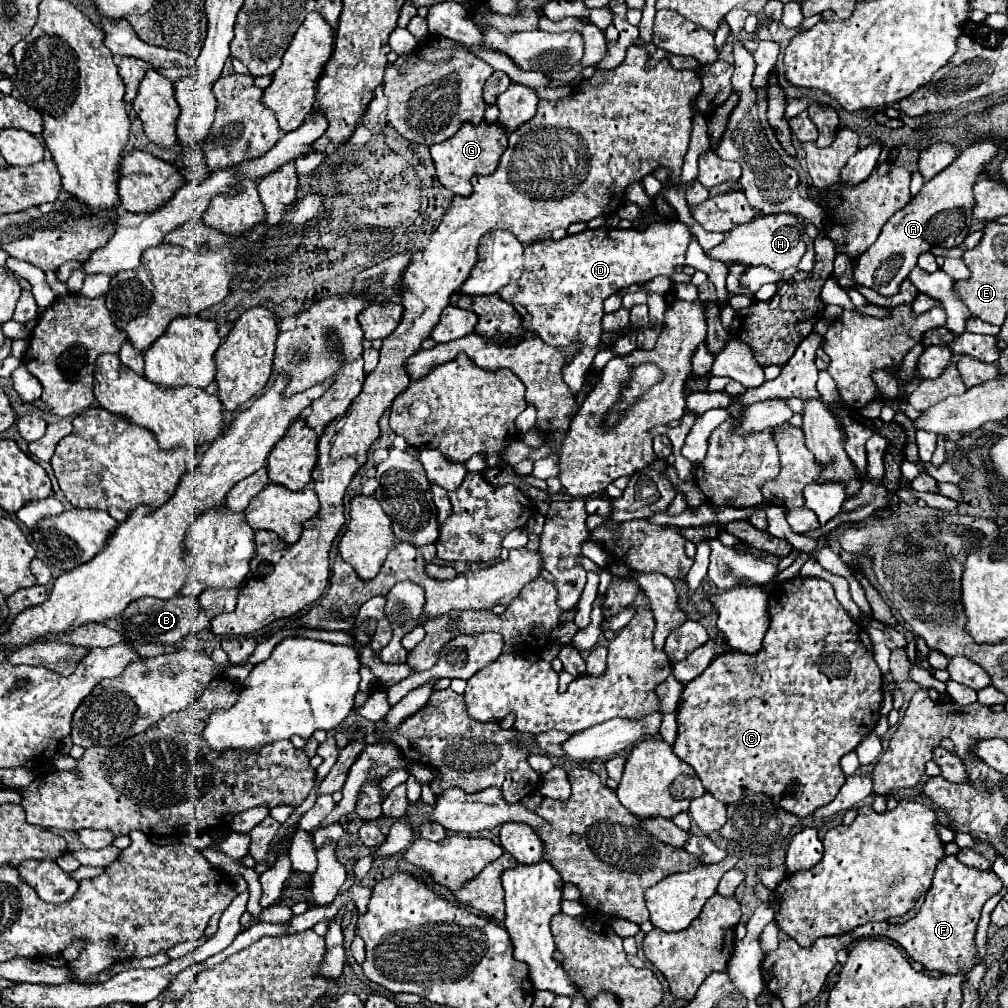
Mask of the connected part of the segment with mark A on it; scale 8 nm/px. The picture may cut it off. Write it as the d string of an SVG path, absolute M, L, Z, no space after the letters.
M978 140L968 146L946 170L936 174L930 182L924 182L922 190L898 210L882 228L878 240L854 262L854 284L868 286L884 296L894 296L902 280L916 266L916 260L922 252L928 252L932 246L958 246L968 236L968 224L972 220L972 186L976 176L982 172L982 166L990 162L998 152L998 146L988 140Z

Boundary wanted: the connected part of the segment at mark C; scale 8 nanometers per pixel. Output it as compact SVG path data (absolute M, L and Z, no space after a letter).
M792 578L786 582L778 582L774 590L768 596L770 602L770 630L766 632L766 638L762 642L762 650L756 654L742 654L736 650L724 652L712 660L712 664L692 682L684 686L684 692L680 694L680 704L676 710L676 722L678 722L678 736L674 746L674 754L680 756L684 762L688 762L698 778L702 780L706 792L710 792L716 800L724 804L732 804L742 800L744 796L752 794L768 794L772 798L772 804L782 808L790 806L790 812L806 812L806 816L814 814L818 808L830 804L834 796L840 792L842 784L846 782L846 776L840 768L840 758L848 752L852 752L864 734L870 734L880 718L880 704L882 704L882 674L878 664L872 656L872 642L864 628L850 620L850 616L844 612L844 608L838 604L834 596L834 588L830 582L824 582L820 578Z

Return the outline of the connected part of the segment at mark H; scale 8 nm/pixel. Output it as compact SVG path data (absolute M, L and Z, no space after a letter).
M780 212L780 214L768 214L768 216L756 216L748 224L738 224L736 228L726 232L726 238L722 244L712 248L708 254L710 258L722 260L726 264L730 262L742 262L742 264L764 264L772 272L784 272L790 266L798 266L806 252L804 246L804 236L802 236L802 226L798 224L796 216Z

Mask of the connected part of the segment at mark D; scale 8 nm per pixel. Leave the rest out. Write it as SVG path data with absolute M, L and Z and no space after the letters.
M652 222L646 230L602 226L580 234L568 234L562 240L536 240L526 246L526 262L520 280L506 284L498 294L510 304L522 304L532 314L532 328L548 346L566 352L568 346L580 344L580 352L562 368L562 380L578 394L600 350L602 302L630 284L644 284L660 274L672 278L672 274L684 266L688 244L690 228L684 222Z

